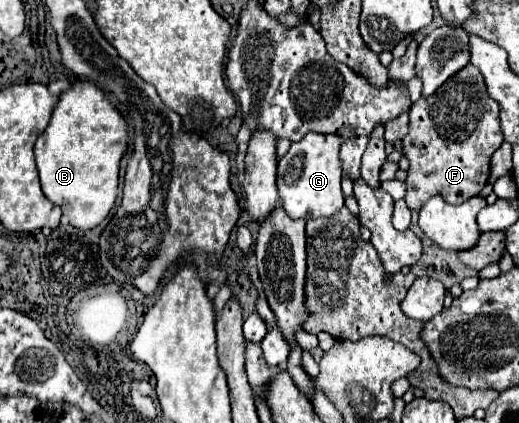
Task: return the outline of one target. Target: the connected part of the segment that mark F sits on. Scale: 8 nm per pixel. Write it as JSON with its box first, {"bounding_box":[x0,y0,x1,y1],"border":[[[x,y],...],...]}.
{"bounding_box":[402,64,502,210],"border":[[[468,64],[462,68],[462,72],[456,72],[430,100],[418,100],[410,108],[410,130],[402,140],[404,156],[410,160],[408,178],[406,178],[406,204],[410,210],[420,210],[422,204],[434,196],[442,194],[446,202],[450,204],[462,204],[468,198],[480,194],[484,184],[490,178],[490,158],[492,154],[502,146],[502,128],[500,128],[500,108],[498,104],[488,96],[486,84],[482,80],[482,74],[478,68]]]}

